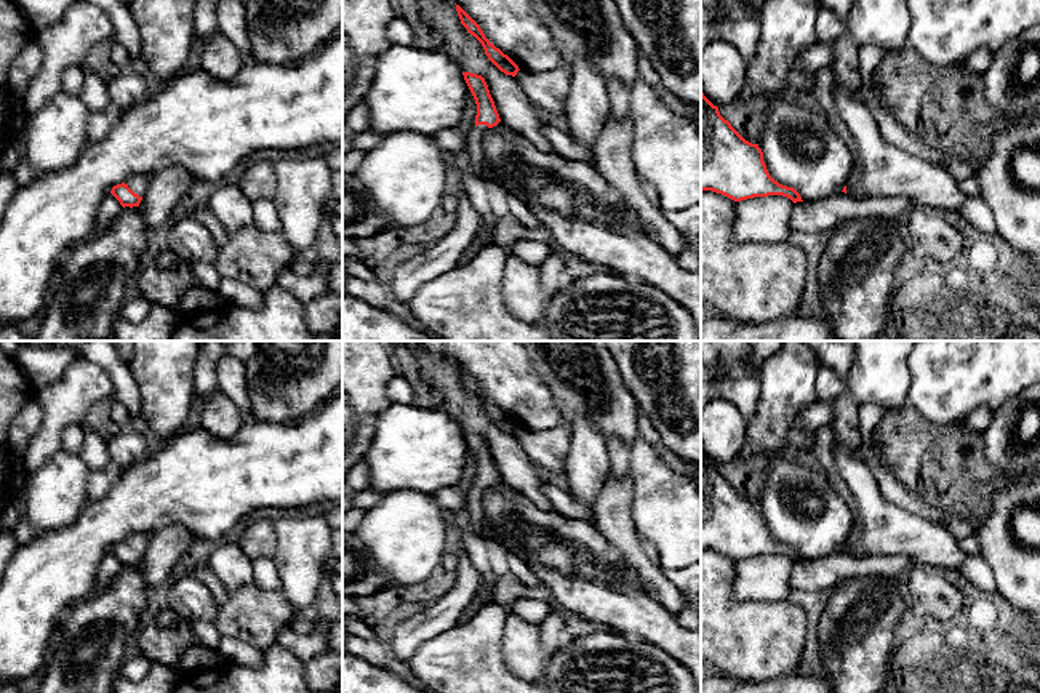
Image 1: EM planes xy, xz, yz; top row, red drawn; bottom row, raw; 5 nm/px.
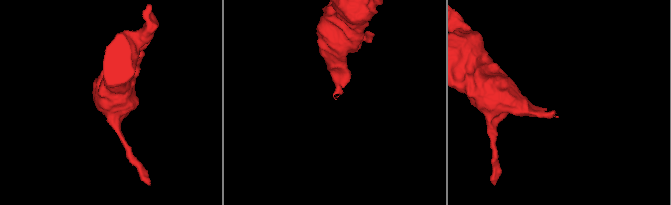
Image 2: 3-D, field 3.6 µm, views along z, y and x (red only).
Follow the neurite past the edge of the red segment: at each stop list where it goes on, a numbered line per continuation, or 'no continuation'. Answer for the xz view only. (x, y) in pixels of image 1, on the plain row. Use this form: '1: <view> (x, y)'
1: xz (477, 493)

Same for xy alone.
1: xy (138, 541)

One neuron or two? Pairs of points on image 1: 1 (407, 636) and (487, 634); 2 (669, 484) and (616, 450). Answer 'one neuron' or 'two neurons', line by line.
1: two neurons
2: two neurons

